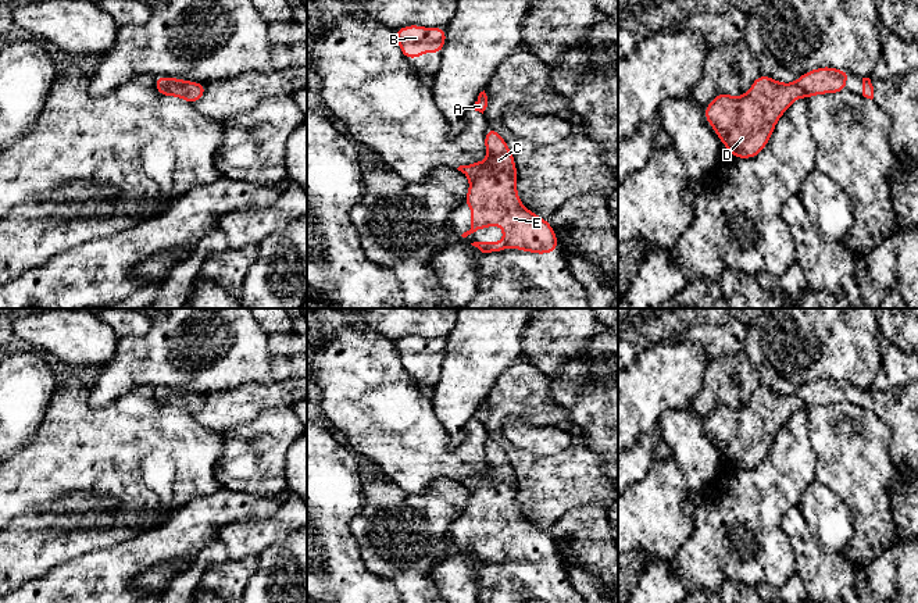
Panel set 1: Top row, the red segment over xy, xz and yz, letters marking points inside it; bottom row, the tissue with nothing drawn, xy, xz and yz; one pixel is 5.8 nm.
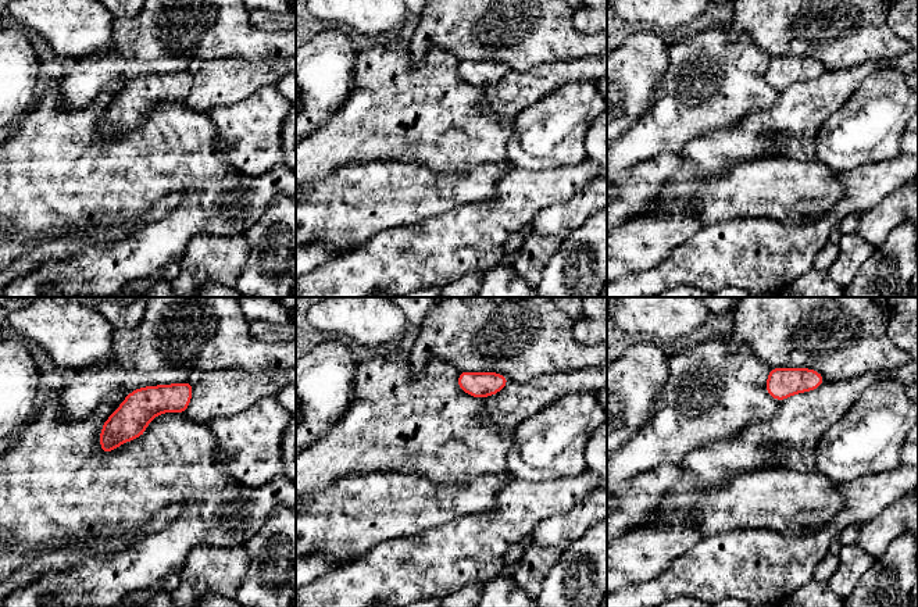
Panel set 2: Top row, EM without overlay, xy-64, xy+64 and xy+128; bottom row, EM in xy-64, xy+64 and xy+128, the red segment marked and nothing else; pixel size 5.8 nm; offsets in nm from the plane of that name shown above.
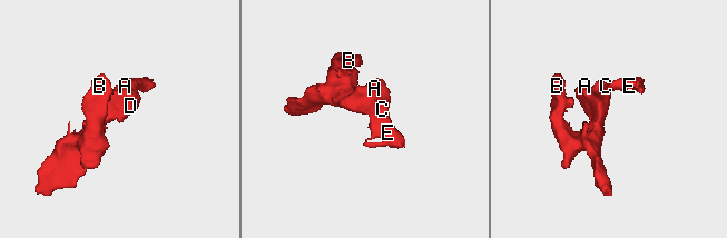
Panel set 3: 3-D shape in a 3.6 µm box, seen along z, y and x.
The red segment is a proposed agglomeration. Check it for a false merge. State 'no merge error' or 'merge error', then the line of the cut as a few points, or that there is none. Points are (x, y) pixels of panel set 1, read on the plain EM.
no merge error; cut none

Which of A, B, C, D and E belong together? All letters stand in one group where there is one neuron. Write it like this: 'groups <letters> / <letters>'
groups A B C D E

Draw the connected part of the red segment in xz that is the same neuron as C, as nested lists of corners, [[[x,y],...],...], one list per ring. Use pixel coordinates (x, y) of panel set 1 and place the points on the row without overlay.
[[[487,439],[485,446],[485,459],[487,468],[482,474],[460,477],[457,481],[465,485],[469,490],[469,502],[464,511],[465,517],[471,518],[471,540],[461,547],[476,543],[481,539],[499,536],[504,540],[504,553],[474,553],[482,564],[500,564],[504,560],[515,559],[521,563],[532,563],[536,565],[549,565],[557,563],[557,546],[547,531],[537,528],[531,521],[525,520],[517,503],[517,477],[512,464],[506,456],[504,449],[494,440]]]

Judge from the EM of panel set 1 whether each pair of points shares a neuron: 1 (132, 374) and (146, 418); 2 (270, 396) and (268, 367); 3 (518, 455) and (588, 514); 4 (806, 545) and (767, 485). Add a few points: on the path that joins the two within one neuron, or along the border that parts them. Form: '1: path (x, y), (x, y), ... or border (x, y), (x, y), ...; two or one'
1: border (154, 388), (135, 385), (109, 403); two
2: border (292, 378), (275, 382), (246, 382), (238, 386); two
3: border (603, 506), (582, 505), (572, 507), (552, 524); two
4: border (799, 503), (782, 518), (782, 530), (792, 546); two

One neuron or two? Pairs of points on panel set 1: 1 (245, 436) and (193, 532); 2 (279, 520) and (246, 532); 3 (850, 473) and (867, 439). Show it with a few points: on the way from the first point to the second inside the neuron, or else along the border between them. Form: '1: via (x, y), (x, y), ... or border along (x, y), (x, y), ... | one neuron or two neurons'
1: border along (225, 488), (257, 496) | two neurons
2: via (271, 528), (267, 532), (254, 532) | one neuron
3: via (854, 464), (854, 452), (858, 448) | one neuron

